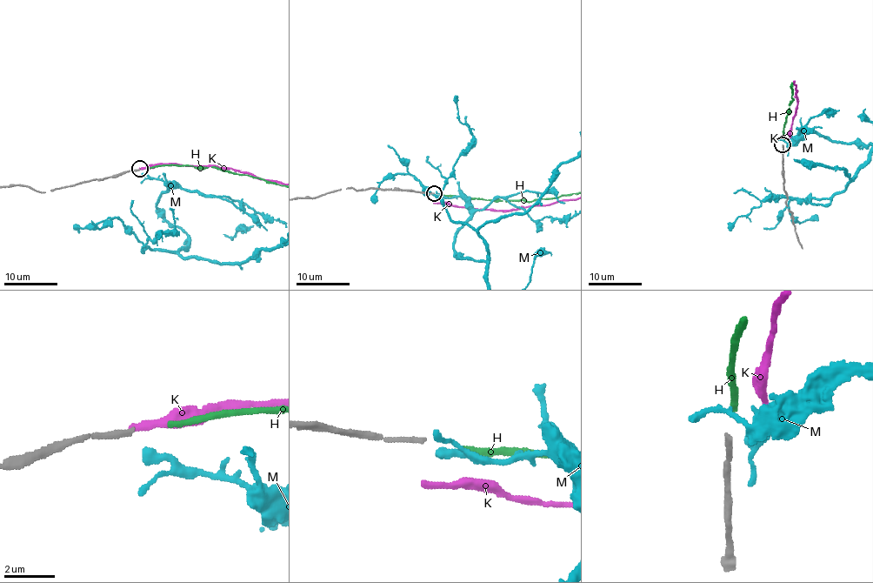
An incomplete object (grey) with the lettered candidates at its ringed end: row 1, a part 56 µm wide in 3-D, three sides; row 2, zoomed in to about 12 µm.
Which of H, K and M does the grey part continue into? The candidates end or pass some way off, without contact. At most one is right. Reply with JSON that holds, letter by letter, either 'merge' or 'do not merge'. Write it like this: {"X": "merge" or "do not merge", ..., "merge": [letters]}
{"H": "merge", "K": "do not merge", "M": "do not merge", "merge": ["H"]}

